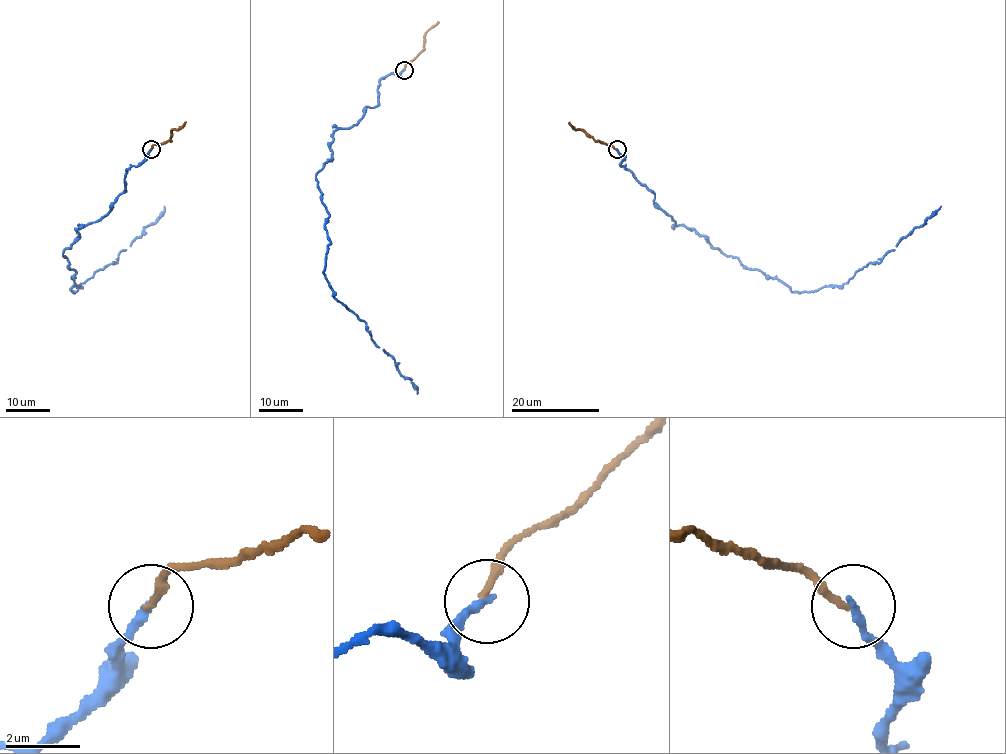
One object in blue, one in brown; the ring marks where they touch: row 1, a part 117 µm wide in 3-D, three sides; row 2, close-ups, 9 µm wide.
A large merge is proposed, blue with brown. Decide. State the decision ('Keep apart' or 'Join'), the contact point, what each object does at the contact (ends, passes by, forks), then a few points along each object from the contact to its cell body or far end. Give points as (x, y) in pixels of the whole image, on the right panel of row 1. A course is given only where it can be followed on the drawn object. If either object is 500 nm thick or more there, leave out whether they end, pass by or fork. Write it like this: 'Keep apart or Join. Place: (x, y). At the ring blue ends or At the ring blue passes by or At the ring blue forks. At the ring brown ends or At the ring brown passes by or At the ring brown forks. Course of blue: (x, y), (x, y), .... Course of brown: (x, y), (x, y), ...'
Join. Place: (617, 149). At the ring blue ends. At the ring brown ends. Course of blue: (617, 149), (621, 165), (676, 225), (695, 229), (713, 248), (792, 292), (843, 284), (878, 263), (941, 206). Course of brown: (617, 149), (576, 129), (569, 122)

